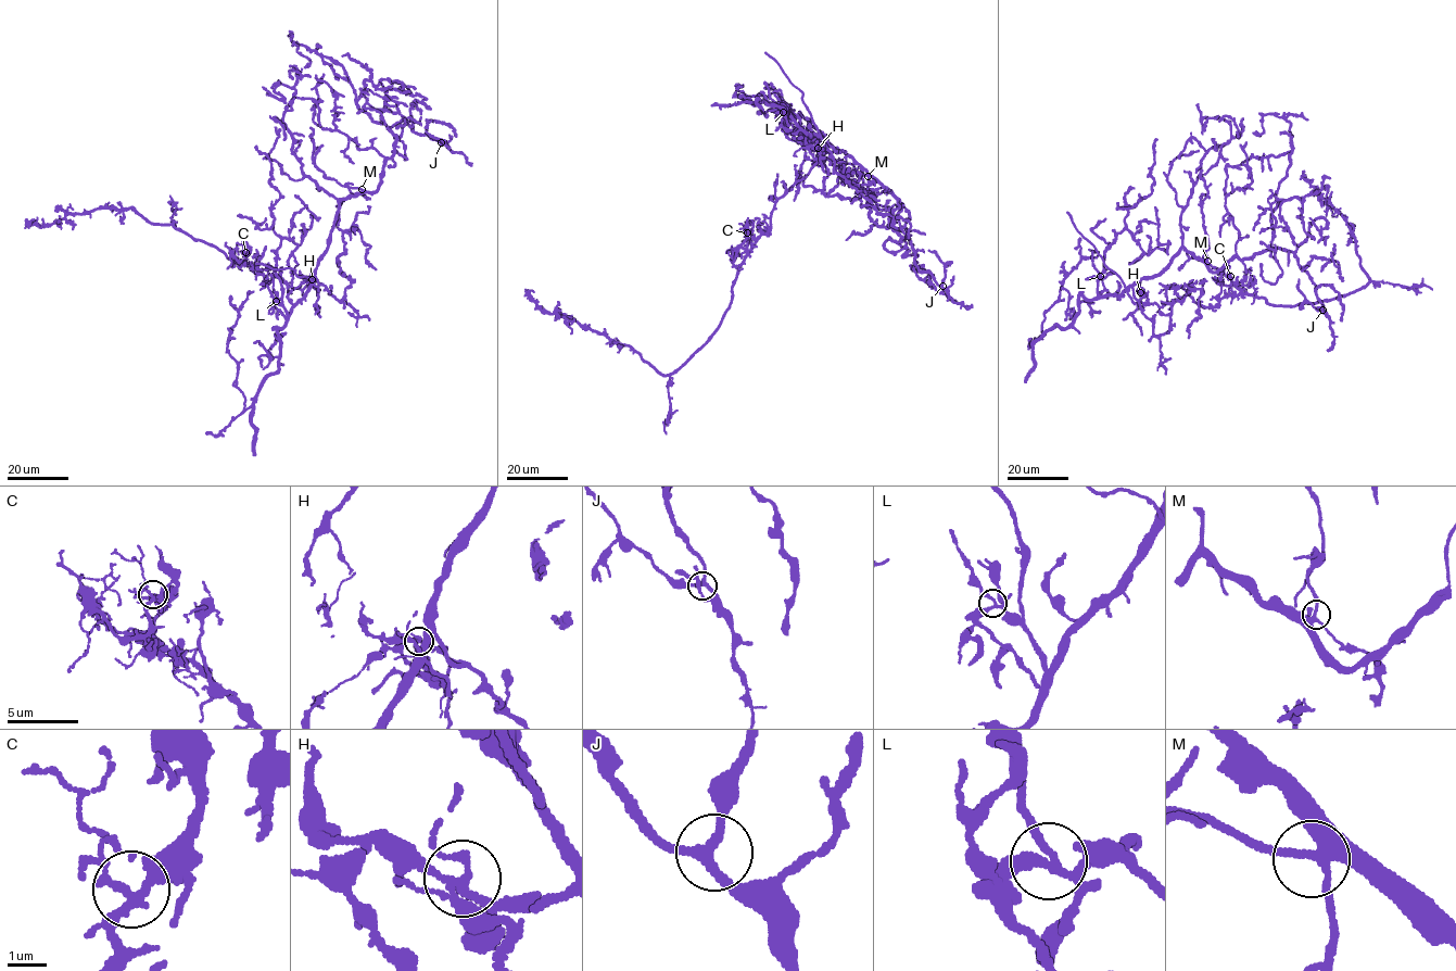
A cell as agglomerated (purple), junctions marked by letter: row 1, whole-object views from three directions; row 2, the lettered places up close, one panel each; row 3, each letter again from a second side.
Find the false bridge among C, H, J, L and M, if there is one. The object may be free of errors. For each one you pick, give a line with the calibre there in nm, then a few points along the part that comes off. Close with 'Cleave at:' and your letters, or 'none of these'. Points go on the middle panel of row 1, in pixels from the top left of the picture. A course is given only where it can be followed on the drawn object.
H: Thickness 200 nm. Course of the part to remove: (817, 148), (741, 266), (719, 328), (671, 374), (542, 311), (534, 292)
Cleave at: H

